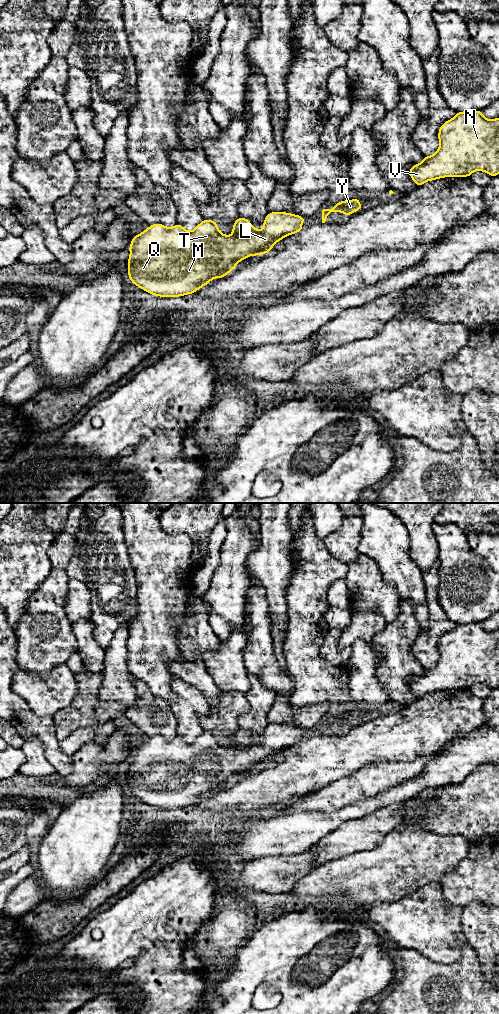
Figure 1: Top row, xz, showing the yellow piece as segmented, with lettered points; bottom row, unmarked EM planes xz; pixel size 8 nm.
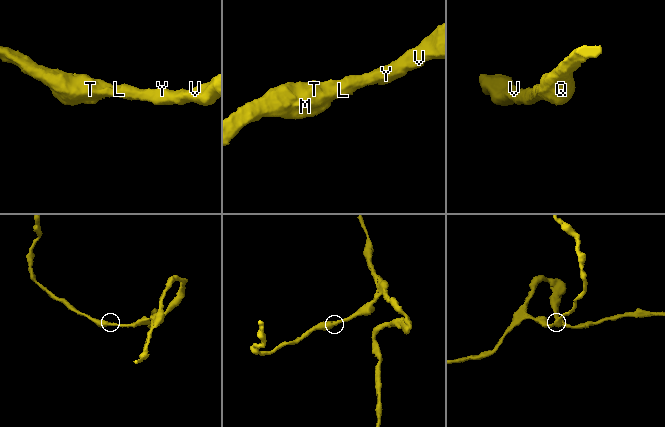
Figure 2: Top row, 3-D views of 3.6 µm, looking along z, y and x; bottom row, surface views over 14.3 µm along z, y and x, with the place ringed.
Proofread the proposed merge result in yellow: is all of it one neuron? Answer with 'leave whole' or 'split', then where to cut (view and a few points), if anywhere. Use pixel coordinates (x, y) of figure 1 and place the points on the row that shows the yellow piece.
leave whole; cut none

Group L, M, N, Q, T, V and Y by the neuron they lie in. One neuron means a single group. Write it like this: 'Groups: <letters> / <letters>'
Groups: L M N Q T V Y

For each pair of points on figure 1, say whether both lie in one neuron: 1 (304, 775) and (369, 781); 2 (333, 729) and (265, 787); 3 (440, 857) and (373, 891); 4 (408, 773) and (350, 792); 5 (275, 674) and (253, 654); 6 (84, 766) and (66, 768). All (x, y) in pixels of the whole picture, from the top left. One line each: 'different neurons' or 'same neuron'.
1: different neurons
2: different neurons
3: same neuron
4: same neuron
5: same neuron
6: different neurons

